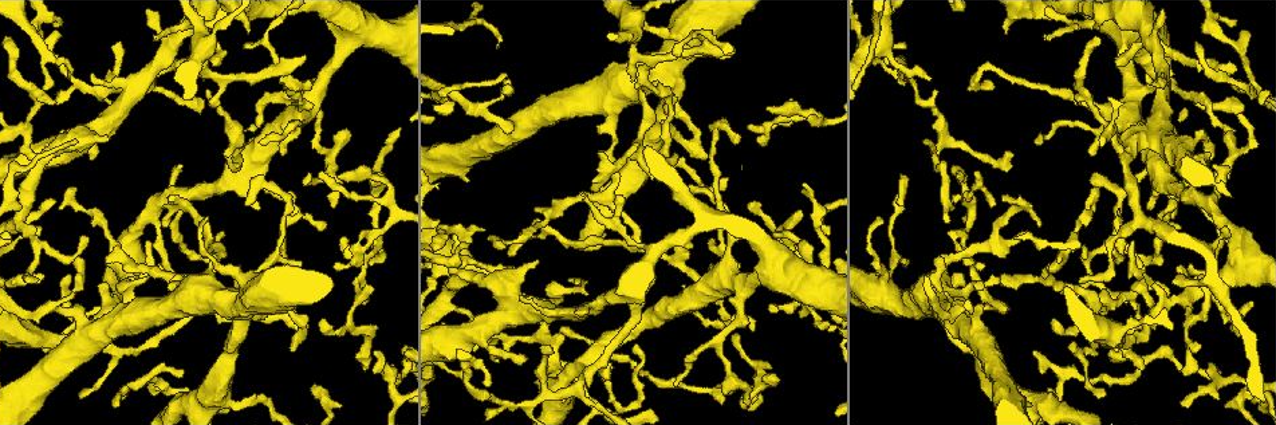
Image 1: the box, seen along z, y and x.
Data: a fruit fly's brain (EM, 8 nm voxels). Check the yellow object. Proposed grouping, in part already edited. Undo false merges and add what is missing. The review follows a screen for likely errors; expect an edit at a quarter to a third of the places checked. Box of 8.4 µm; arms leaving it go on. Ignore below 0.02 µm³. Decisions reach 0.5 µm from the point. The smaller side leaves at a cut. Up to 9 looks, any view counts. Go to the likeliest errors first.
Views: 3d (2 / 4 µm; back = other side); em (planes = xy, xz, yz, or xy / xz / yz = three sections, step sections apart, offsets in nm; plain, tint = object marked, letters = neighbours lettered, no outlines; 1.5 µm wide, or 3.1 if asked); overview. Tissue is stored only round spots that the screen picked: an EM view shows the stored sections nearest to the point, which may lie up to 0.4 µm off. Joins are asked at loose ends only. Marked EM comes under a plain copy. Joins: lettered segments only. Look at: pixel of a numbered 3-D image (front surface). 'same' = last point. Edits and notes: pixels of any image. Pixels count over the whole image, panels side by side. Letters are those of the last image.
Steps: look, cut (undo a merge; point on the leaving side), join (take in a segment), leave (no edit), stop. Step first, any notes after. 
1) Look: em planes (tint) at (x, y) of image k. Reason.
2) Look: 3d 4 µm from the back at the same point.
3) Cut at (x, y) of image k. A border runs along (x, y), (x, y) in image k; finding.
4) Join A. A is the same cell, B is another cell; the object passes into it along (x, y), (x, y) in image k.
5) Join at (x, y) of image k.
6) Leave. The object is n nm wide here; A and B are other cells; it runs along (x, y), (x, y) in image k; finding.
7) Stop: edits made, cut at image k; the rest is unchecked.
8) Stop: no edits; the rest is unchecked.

Look: em xy step 8 (tint) at (893, 76) of image 1. Free end.

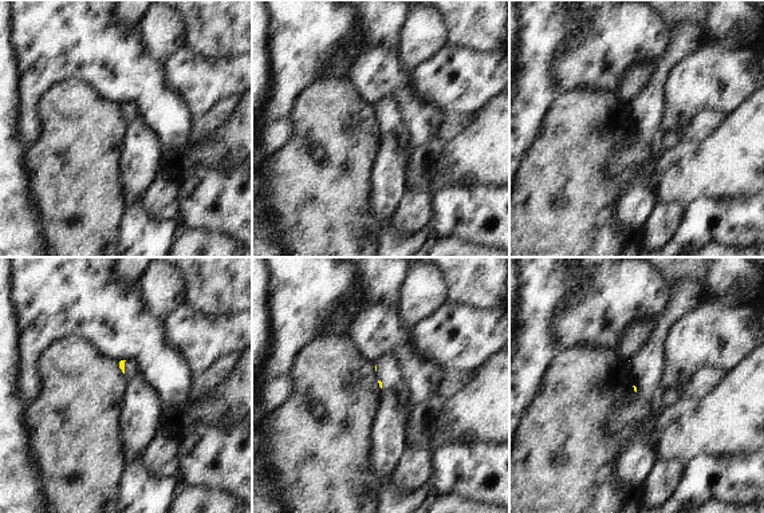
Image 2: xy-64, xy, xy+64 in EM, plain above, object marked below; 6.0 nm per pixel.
Look: em planes (letters) at the same point.

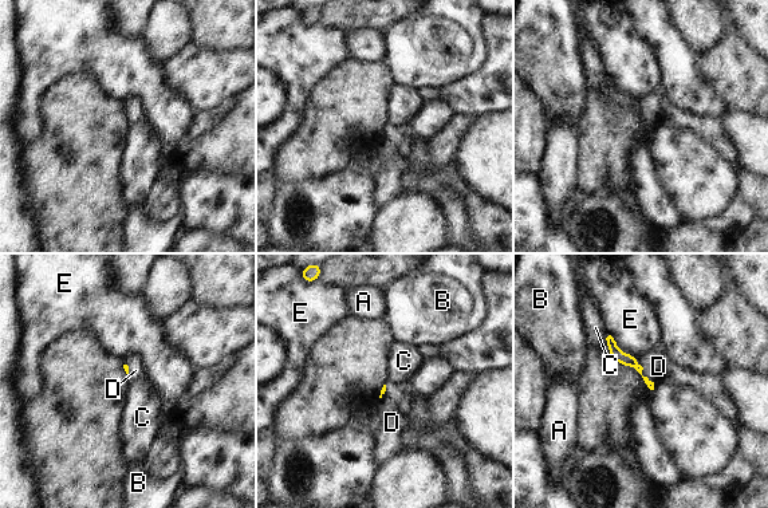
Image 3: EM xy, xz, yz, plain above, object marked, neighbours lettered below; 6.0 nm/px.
Join D. D is the same cell, A, B, C and E are other cells; the object passes into it along (619, 357), (642, 375), (658, 366) in image 3; it goes on there.

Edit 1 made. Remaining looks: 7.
Look: 3d 2 µm from the back at (147, 242) of image 1. Tapers out.

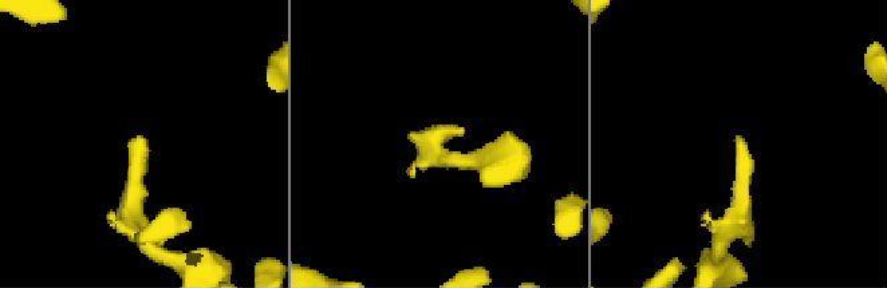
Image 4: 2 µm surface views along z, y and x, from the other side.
Look: em planes (letters) at (137, 137) of image 4.

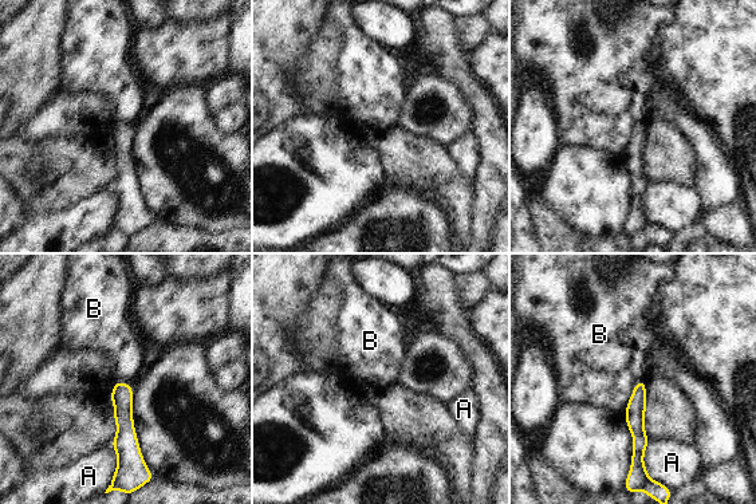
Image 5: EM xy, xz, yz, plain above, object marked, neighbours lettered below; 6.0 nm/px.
Leave. The object is 110 nm wide here; A and B are other cells; no lettered segment goes on from it.

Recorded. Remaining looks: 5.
Look: em xy step 4 (tint) at (584, 198) of image 1. Tapers out.

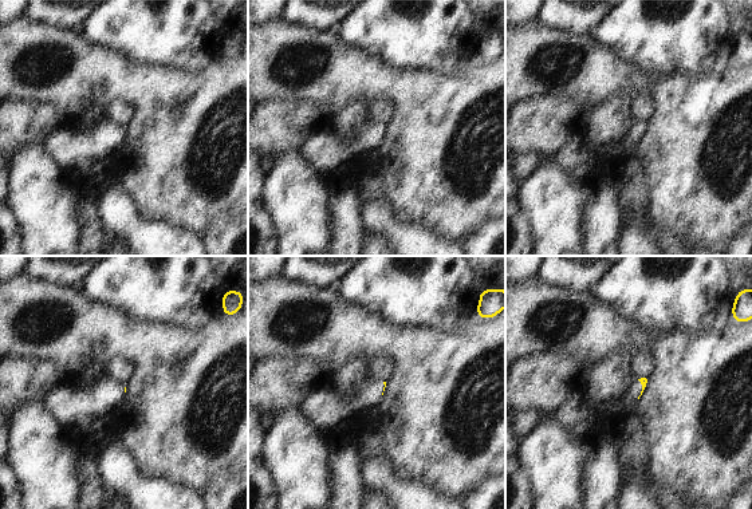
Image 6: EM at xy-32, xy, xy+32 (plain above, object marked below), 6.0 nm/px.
Look: em planes (tint) at the same point.

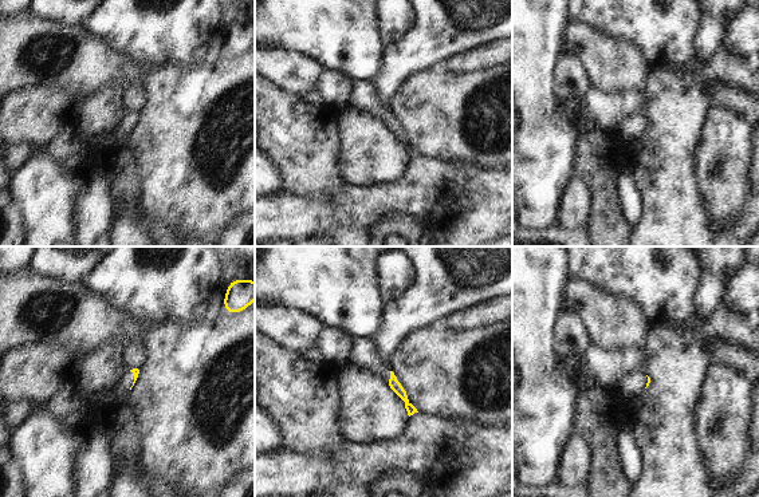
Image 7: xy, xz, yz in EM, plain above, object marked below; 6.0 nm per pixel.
Look: em planes (letters) at the same point.

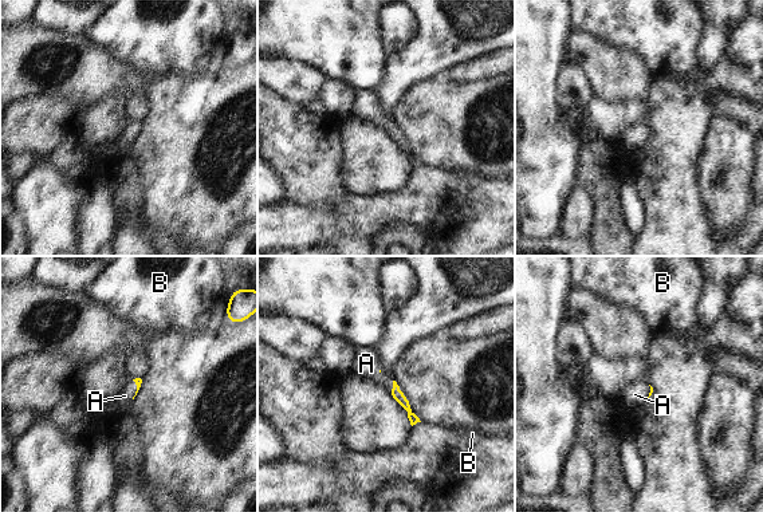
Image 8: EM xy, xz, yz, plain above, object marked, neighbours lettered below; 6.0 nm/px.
Join A. A is the same cell, B is another cell; the object passes into it along (396, 393), (393, 386), (366, 363) in image 8; it goes on there.

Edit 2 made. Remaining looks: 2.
Look: em planes (tint) at (455, 263) of image 1. Looks like a crossing.

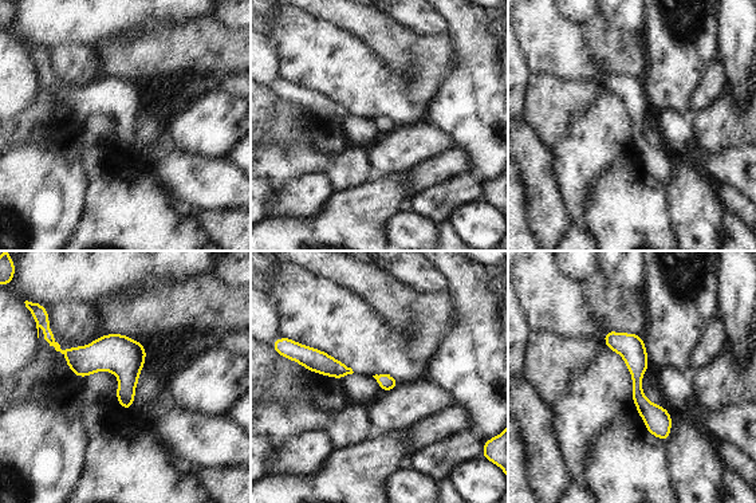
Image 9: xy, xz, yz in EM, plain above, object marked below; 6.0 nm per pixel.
Look: em planes (letters) at the same point. What lies round it.

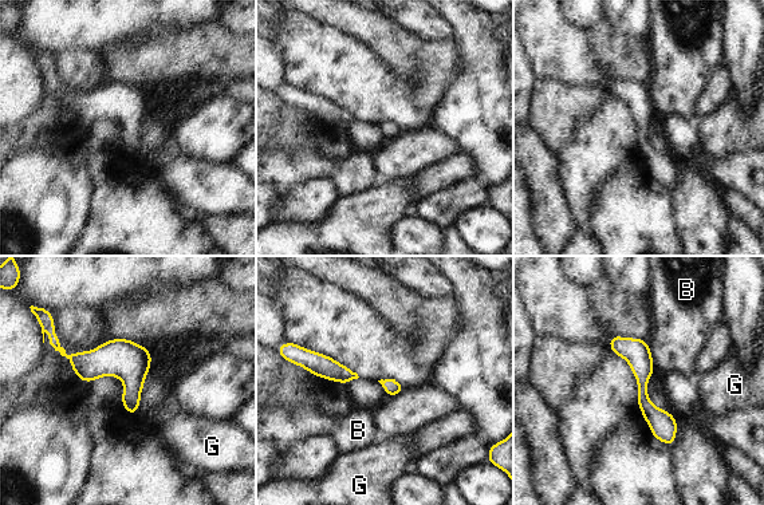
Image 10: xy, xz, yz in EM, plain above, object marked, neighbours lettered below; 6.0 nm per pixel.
Leave. The longest contact is with B, 170 nm; B and G are other cells; a border runs along (649, 344), (652, 365), (656, 371) in image 10; one neuron here.

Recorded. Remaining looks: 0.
Stop: edits made, join at image 3, join at image 8; the rest is unchecked.

